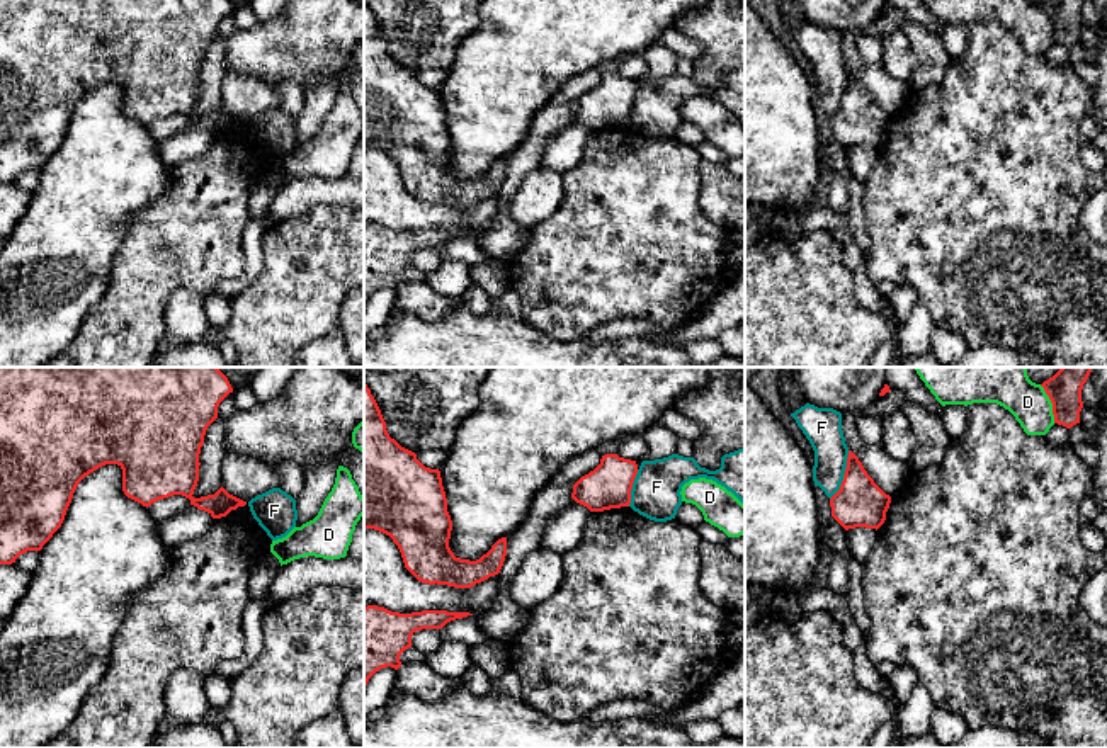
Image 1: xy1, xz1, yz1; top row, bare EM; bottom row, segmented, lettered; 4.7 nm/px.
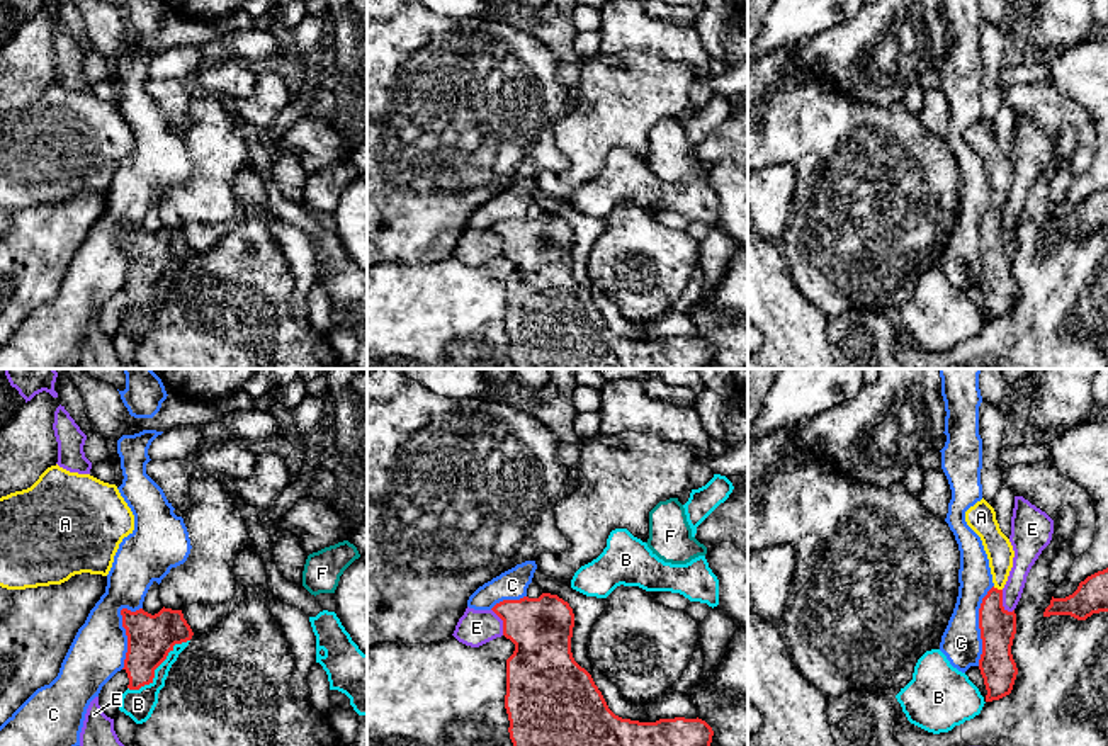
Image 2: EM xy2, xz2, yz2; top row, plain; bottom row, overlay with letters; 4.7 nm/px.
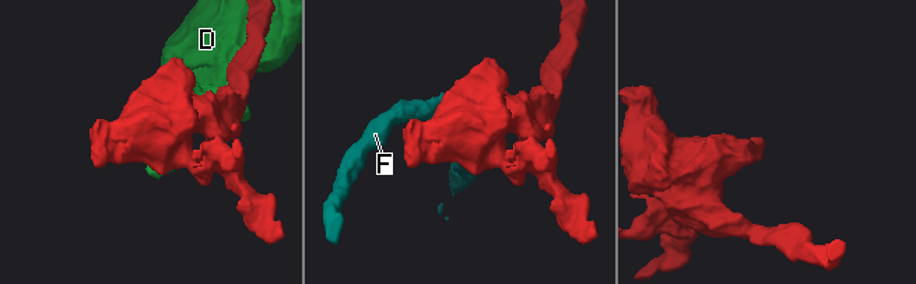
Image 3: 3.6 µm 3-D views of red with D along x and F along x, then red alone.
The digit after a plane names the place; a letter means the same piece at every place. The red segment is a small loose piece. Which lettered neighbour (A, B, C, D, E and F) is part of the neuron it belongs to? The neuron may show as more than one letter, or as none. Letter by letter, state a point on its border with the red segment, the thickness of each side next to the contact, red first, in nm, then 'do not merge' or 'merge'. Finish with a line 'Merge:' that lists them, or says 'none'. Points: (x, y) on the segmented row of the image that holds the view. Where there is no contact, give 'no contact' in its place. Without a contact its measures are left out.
A: meets red in yz2 at (996, 588); 170 nm thick on the red side, 130 nm on the other; merge
B: meets red in xy2 at (157, 666); 220 nm thick on the red side, 140 nm on the other; do not merge
C: meets red in xy2 at (124, 627); 220 nm thick on the red side, 260 nm on the other; do not merge
D: meets red in yz1 at (1051, 402); 160 nm thick on the red side, 220 nm on the other; do not merge
E: meets red in yz2 at (1001, 602); 170 nm thick on the red side, 110 nm on the other; do not merge
F: meets red in yz1 at (844, 475); 240 nm thick on the red side, 180 nm on the other; do not merge
Merge: A

